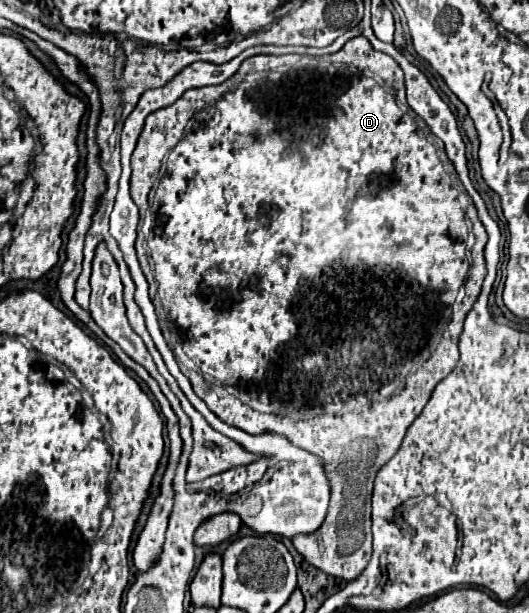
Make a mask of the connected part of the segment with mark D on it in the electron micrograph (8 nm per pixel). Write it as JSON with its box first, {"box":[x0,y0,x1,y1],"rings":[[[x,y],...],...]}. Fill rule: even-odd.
{"box":[131,35,477,581],"rings":[[[363,35],[349,39],[341,51],[329,55],[329,61],[333,61],[331,67],[329,65],[319,67],[317,57],[309,57],[309,55],[281,55],[281,57],[253,55],[241,63],[241,69],[227,83],[185,91],[185,95],[177,99],[171,107],[151,113],[145,121],[145,129],[141,131],[141,137],[131,157],[131,167],[133,167],[131,197],[139,205],[139,211],[145,213],[149,207],[147,195],[159,179],[159,171],[165,159],[165,171],[151,199],[153,201],[151,209],[155,209],[155,219],[153,219],[151,233],[147,237],[151,259],[155,261],[155,279],[159,283],[157,295],[167,311],[169,321],[179,329],[179,335],[183,339],[183,351],[205,371],[205,375],[211,375],[213,379],[225,385],[225,405],[209,405],[209,409],[217,417],[227,425],[243,429],[251,435],[263,435],[263,433],[283,435],[295,447],[321,459],[325,467],[325,477],[329,479],[329,487],[331,487],[329,511],[323,525],[317,531],[295,535],[293,545],[309,565],[325,571],[327,575],[335,575],[345,581],[351,581],[365,569],[365,565],[371,559],[371,493],[373,493],[375,473],[397,453],[405,431],[421,415],[435,385],[455,369],[459,361],[457,343],[463,331],[463,319],[471,309],[477,297],[477,291],[469,285],[467,293],[471,295],[469,297],[471,301],[463,301],[461,311],[455,311],[451,323],[445,329],[445,315],[449,313],[449,305],[455,303],[459,291],[464,290],[465,269],[469,269],[469,261],[465,261],[465,211],[457,201],[457,192],[461,192],[461,188],[462,192],[467,191],[454,167],[443,167],[441,159],[437,157],[435,145],[429,143],[427,139],[427,135],[431,133],[423,133],[417,127],[415,119],[408,115],[411,113],[411,108],[406,101],[404,73],[401,67],[389,55],[375,51],[367,41],[367,37]],[[335,65],[353,65],[353,69],[361,75],[357,73],[345,75],[345,69],[335,69]],[[359,171],[361,171],[361,177],[355,175]],[[454,172],[456,178],[449,178],[449,174]],[[347,297],[381,297],[381,299],[347,299]]]}

